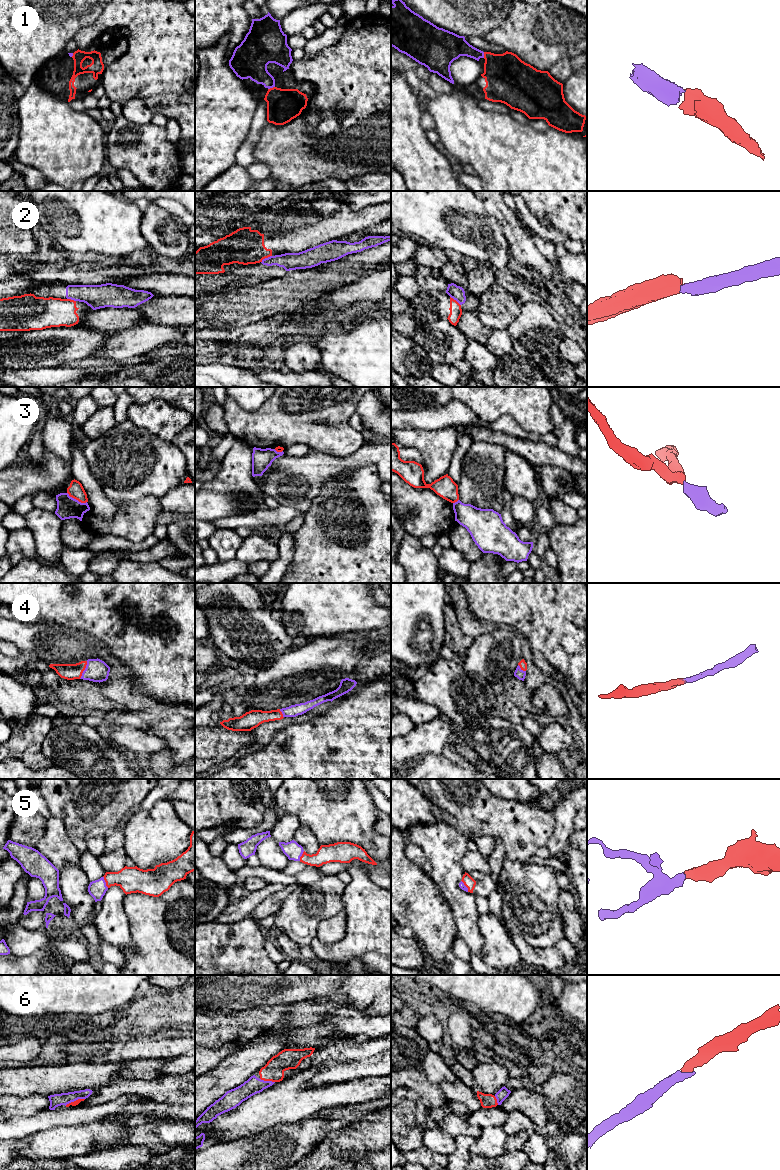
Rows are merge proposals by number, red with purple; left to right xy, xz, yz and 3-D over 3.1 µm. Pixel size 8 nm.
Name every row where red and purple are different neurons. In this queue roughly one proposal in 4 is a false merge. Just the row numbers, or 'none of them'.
2, 3

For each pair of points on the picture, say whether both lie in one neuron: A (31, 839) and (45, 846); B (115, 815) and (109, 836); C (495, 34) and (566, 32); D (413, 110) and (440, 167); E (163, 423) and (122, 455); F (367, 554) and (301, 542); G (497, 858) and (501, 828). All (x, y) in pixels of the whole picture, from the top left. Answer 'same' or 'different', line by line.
A: different
B: different
C: same
D: same
E: different
F: same
G: different

